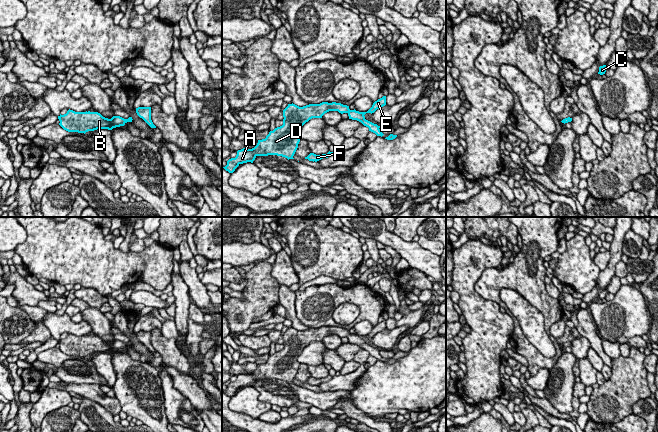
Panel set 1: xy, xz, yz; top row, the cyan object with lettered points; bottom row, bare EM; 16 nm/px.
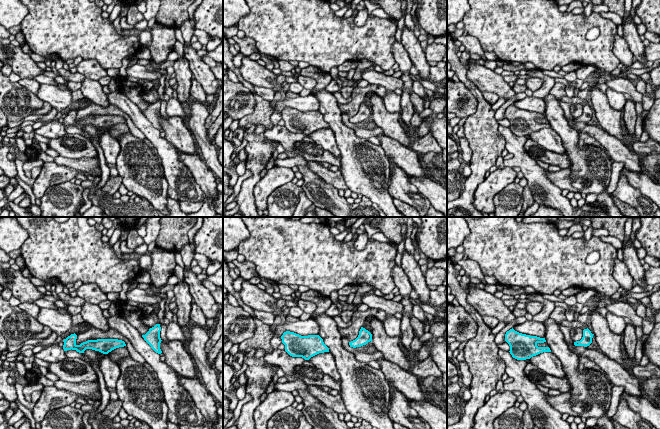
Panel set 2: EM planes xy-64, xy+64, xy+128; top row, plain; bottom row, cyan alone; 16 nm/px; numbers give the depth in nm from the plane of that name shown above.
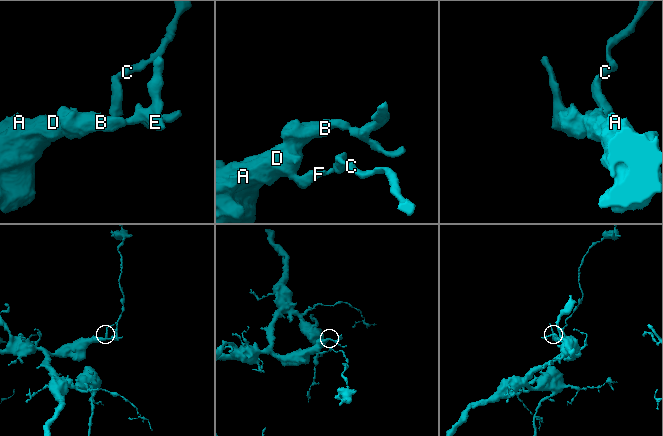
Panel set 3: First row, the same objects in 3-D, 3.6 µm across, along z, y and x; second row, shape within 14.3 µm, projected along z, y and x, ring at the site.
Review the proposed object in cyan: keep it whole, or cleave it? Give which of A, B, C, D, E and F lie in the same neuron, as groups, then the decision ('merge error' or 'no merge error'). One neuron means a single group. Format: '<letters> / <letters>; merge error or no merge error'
A B C D E F; no merge error

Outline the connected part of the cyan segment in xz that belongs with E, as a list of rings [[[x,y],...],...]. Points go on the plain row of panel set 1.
[[[386,320],[375,325],[372,331],[367,336],[359,336],[350,334],[349,330],[341,327],[322,326],[320,328],[309,328],[299,331],[295,328],[288,328],[283,334],[283,349],[270,355],[265,363],[258,364],[257,369],[252,373],[241,373],[237,375],[235,382],[227,385],[227,389],[223,391],[229,397],[233,397],[235,393],[243,387],[255,384],[257,380],[277,379],[289,383],[294,383],[293,380],[298,372],[300,363],[297,357],[302,350],[312,342],[322,342],[329,335],[338,335],[339,337],[347,337],[349,343],[357,344],[364,350],[369,352],[369,355],[377,360],[383,360],[380,355],[380,350],[365,343],[366,337],[374,337],[377,333],[386,329]]]

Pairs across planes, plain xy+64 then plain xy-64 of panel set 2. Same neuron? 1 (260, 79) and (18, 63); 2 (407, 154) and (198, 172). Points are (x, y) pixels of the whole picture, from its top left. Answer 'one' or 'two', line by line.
1: one
2: one

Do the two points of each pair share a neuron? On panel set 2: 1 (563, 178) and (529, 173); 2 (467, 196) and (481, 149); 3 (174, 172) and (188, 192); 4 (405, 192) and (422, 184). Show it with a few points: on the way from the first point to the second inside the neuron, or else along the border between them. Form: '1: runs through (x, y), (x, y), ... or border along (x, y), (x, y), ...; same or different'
1: border along (545, 170), (546, 176), (561, 190); different
2: runs through (471, 184), (478, 174), (480, 161); same
3: runs through (179, 177), (183, 187); same
4: border along (409, 176), (409, 181), (431, 205); different

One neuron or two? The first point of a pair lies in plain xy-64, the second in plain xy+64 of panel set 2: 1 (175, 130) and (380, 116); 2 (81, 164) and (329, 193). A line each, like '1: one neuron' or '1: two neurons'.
1: one neuron
2: two neurons

